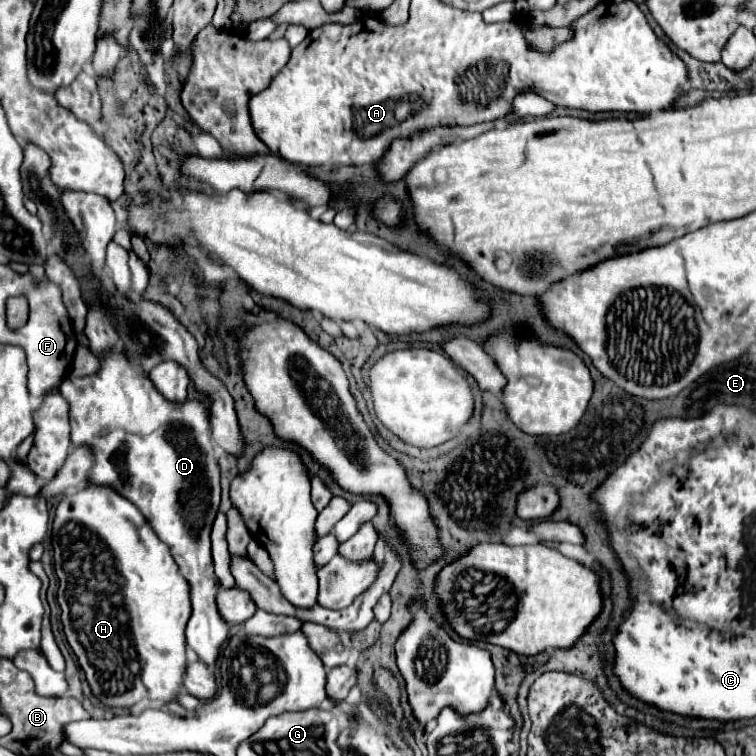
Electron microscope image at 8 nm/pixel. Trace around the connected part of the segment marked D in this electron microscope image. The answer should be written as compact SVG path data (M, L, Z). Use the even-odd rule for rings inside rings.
M111 347L99 355L99 371L87 377L67 377L61 383L61 395L69 401L69 417L71 417L71 443L75 447L87 445L95 449L93 467L89 471L87 481L93 485L109 485L121 497L129 499L149 521L151 529L157 537L169 547L175 563L179 565L181 575L191 585L191 603L193 613L187 623L187 645L197 653L197 657L213 667L219 655L221 643L229 635L229 625L221 619L215 595L219 589L219 581L213 573L211 559L211 525L219 511L219 461L217 451L211 441L211 423L209 423L209 399L187 399L185 403L169 403L155 391L153 381L145 371L133 367L129 359L125 359L125 351Z

